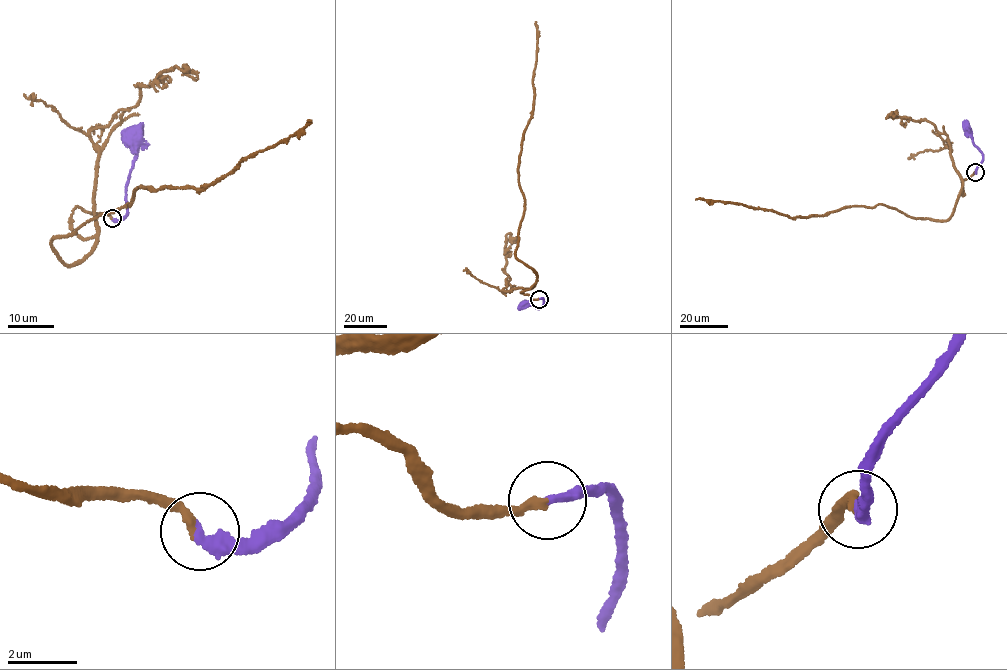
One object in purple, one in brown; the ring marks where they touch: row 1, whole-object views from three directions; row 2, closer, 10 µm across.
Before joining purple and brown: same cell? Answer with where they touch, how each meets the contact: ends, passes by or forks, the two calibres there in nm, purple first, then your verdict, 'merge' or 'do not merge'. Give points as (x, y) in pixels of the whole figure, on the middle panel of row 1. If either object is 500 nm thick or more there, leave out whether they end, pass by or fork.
(539, 299) | purple ends | brown ends | 360/240 nm | merge

